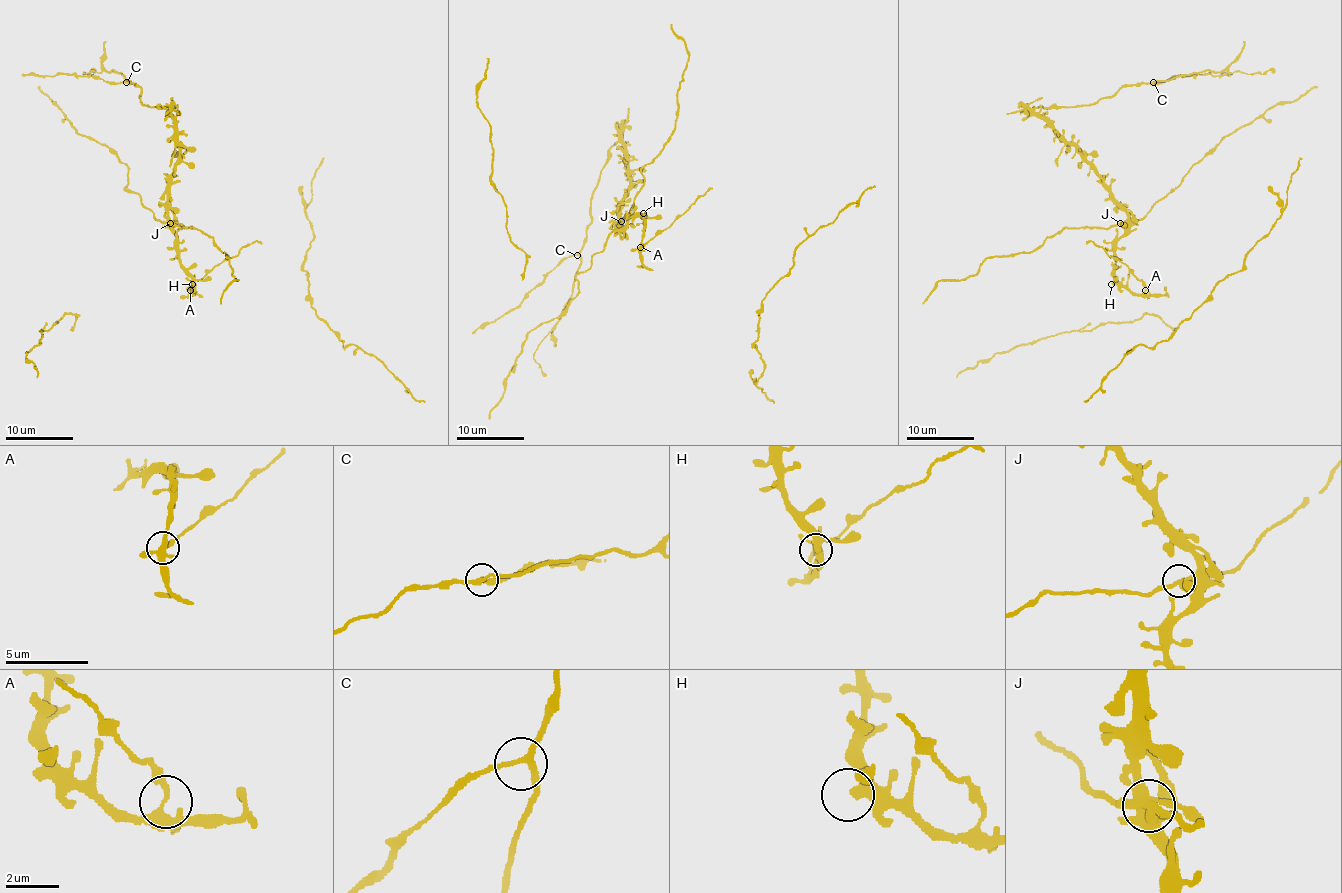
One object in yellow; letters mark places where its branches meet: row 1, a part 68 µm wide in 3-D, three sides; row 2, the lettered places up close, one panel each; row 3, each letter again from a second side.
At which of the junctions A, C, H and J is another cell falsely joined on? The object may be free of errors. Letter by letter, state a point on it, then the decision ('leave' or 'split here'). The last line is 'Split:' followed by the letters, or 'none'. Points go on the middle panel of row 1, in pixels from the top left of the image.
A: at (640, 247); split here
C: at (577, 255); leave
H: at (643, 213); leave
J: at (621, 221); leave
Split: A

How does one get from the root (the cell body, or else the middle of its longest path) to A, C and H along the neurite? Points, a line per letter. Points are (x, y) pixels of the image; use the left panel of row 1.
A: (172, 230), (179, 252), (179, 265), (192, 280), (192, 292), (189, 291)
C: (172, 230), (169, 175), (179, 155), (177, 121), (169, 108), (145, 106), (140, 101), (140, 87), (126, 82)
H: (172, 230), (179, 252), (179, 265), (192, 284)

